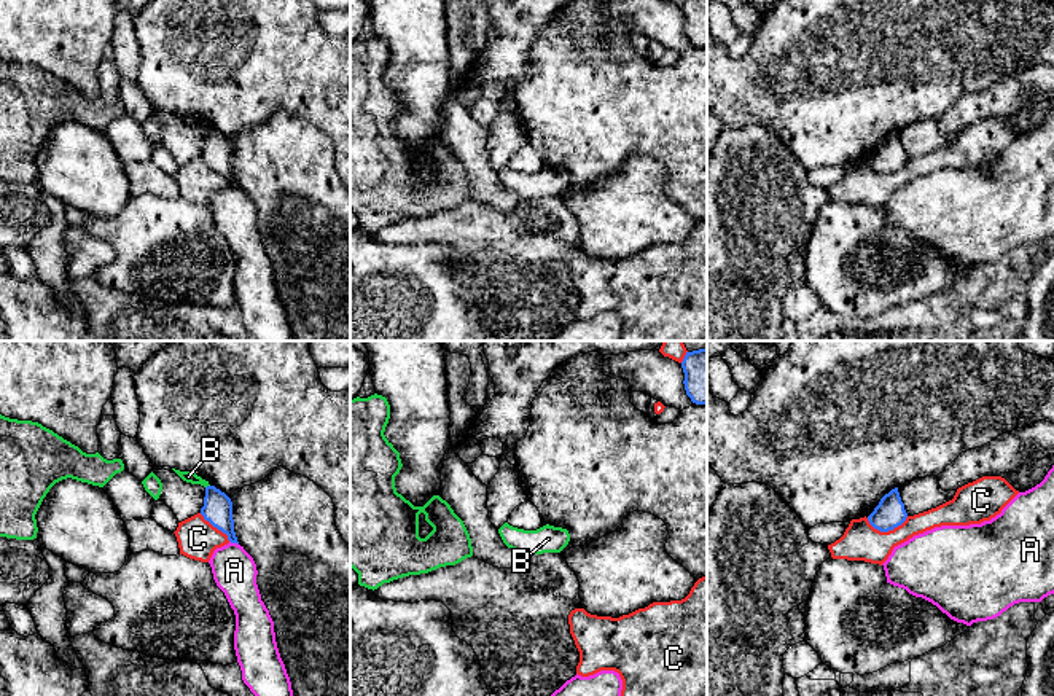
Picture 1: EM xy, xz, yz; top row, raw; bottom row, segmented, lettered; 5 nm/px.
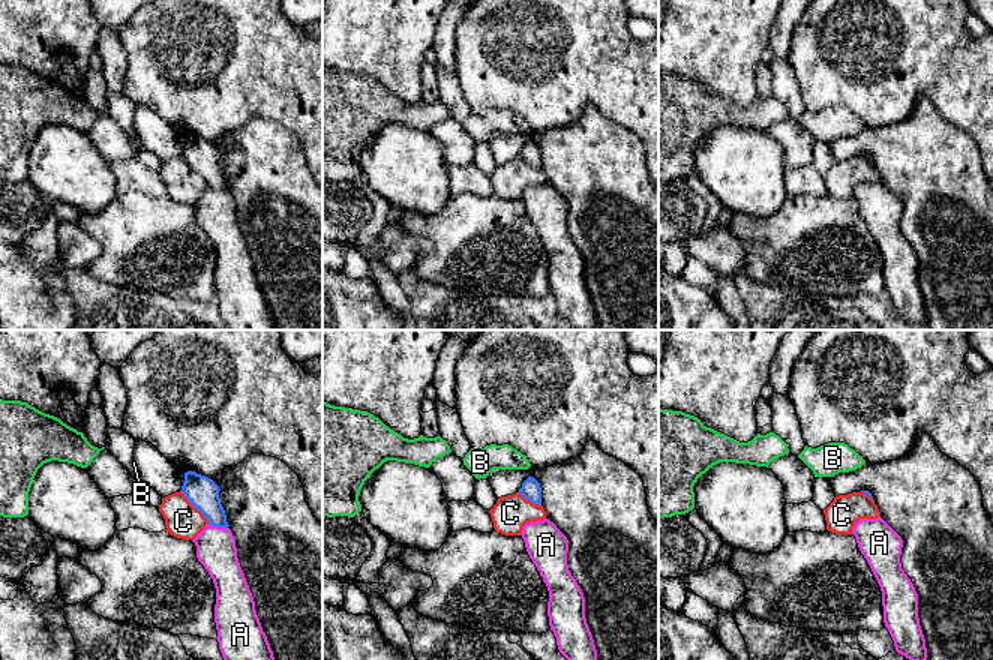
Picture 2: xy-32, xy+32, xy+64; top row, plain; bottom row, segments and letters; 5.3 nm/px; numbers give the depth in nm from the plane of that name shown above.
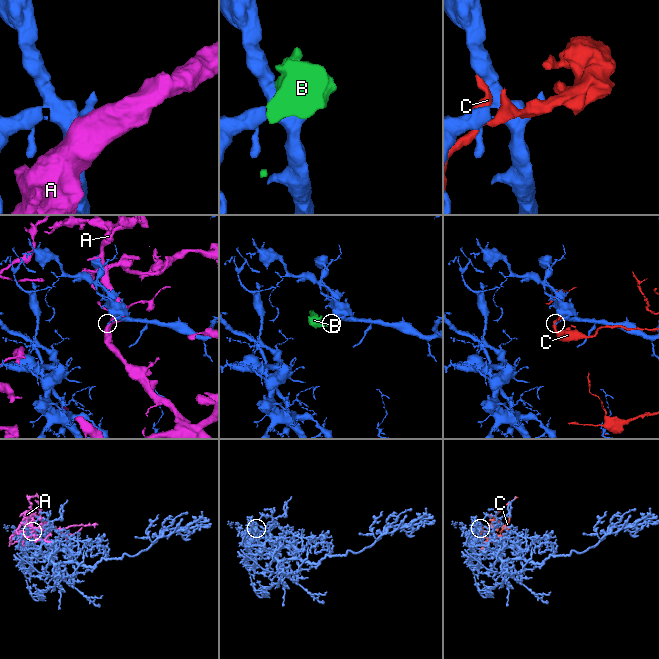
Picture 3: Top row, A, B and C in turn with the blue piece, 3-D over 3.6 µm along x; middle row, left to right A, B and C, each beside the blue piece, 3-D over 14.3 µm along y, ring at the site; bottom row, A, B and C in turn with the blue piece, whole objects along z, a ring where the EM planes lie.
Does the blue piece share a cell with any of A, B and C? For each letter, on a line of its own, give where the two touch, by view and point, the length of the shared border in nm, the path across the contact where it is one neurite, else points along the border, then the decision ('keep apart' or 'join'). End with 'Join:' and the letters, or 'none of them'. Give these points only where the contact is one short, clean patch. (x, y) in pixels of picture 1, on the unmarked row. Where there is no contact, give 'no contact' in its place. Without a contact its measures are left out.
A: meets blue in xy at (234, 185); contact 50 nm long; keep apart
B: meets blue in xy at (207, 129); contact 30 nm long; border along xy (209, 128), (206, 131); keep apart
C: meets blue in yz at (887, 174); contact 220 nm long; keep apart
Join: none of them

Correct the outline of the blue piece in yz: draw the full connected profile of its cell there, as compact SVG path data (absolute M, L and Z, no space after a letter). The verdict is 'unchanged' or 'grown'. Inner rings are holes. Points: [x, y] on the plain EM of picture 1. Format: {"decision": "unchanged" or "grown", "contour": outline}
{"decision": "unchanged", "contour": "M895 131L880 142L879 148L868 159L868 164L874 172L888 175L901 169L906 161L904 147L901 145L898 131Z"}

